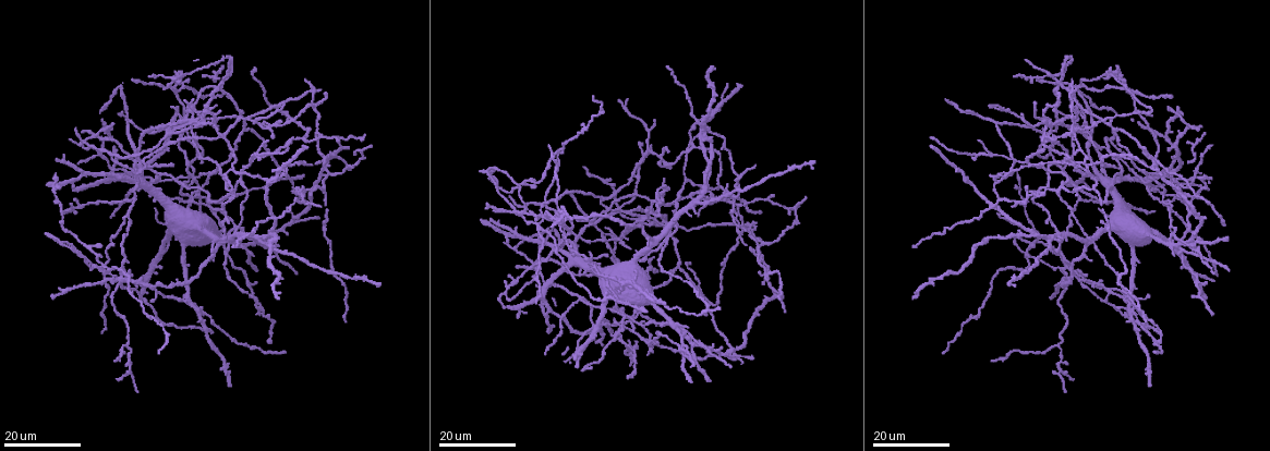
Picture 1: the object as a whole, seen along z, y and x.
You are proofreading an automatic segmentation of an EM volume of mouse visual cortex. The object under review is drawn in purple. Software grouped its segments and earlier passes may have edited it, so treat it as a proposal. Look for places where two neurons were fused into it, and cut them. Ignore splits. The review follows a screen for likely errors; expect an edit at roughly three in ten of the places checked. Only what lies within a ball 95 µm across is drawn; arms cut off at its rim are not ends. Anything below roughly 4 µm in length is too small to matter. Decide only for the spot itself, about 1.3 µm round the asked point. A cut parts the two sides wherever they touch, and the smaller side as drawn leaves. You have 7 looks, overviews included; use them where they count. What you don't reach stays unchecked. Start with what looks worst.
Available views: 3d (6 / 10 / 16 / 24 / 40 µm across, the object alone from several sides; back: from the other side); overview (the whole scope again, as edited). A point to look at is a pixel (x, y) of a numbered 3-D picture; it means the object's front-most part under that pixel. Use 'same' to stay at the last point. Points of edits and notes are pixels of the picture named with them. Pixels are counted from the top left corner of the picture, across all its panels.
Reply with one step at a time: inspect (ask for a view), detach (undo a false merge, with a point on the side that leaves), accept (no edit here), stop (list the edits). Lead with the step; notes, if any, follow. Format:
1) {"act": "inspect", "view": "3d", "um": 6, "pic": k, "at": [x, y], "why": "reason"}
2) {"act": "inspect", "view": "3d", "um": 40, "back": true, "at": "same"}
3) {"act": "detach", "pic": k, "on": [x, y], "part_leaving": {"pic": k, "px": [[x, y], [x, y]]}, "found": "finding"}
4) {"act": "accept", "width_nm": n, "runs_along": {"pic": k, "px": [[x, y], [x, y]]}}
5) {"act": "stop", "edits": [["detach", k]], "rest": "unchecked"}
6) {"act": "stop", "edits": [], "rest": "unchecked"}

{"act": "inspect", "view": "3d", "um": 24, "pic": 1, "at": [190, 203], "why": "four arms meet"}

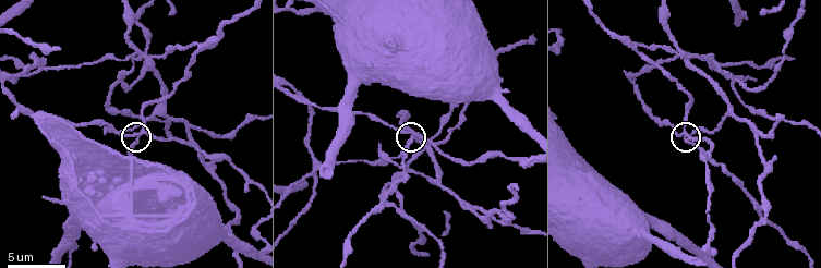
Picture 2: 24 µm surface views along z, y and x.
{"act": "inspect", "view": "3d", "um": 10, "pic": 2, "at": [683, 137]}

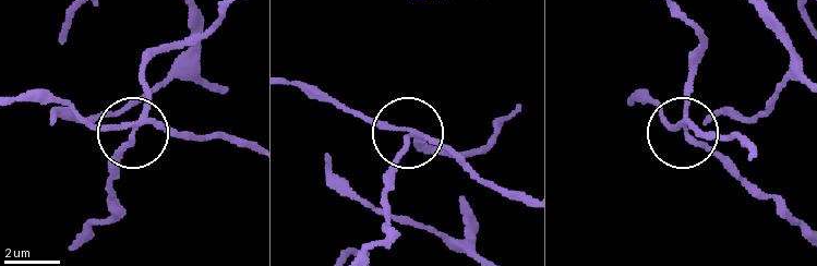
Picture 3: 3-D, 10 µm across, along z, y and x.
{"act": "accept", "runs_along": {"pic": 3, "px": [[247, 146], [148, 124], [122, 155], [120, 174]]}, "found": "one neuron here"}

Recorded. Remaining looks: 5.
{"act": "inspect", "view": "3d", "um": 16, "pic": 1, "at": [1124, 158], "why": "looks like a crossing"}

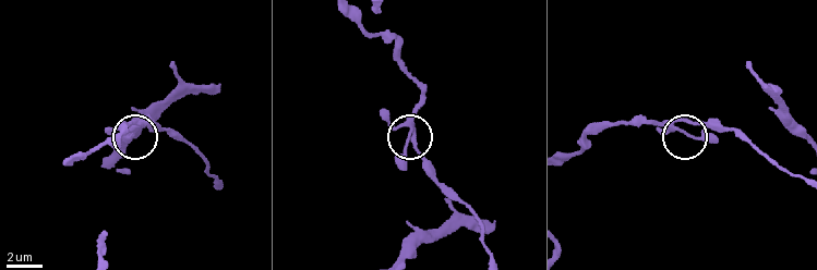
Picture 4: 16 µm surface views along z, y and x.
{"act": "inspect", "view": "3d", "um": 10, "pic": 4, "at": [410, 132], "why": "zoom in"}

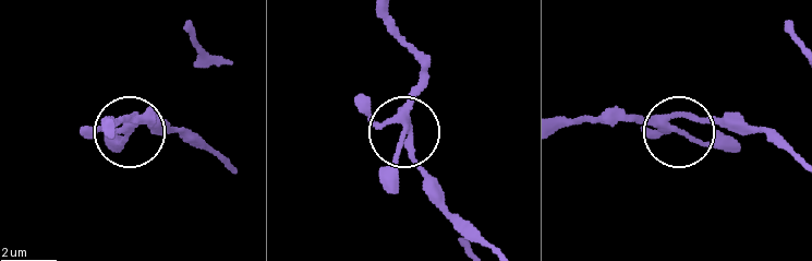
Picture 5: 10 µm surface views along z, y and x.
{"act": "accept", "arms": 4, "found": "continuous, no second neuron"}

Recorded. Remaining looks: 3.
{"act": "inspect", "view": "3d", "um": 16, "pic": 1, "at": [579, 273], "why": "branch point"}

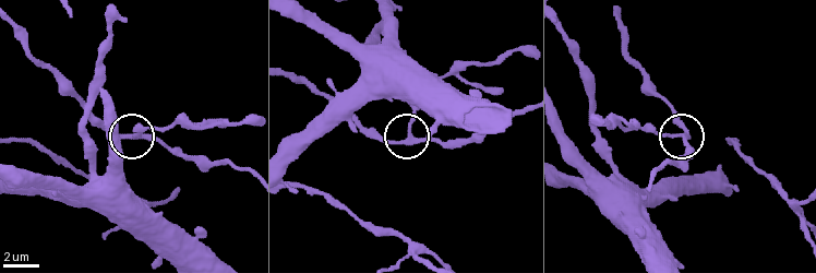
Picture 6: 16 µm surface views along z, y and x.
{"act": "inspect", "view": "3d", "um": 10, "pic": 6, "at": [133, 135], "why": "zoom in"}

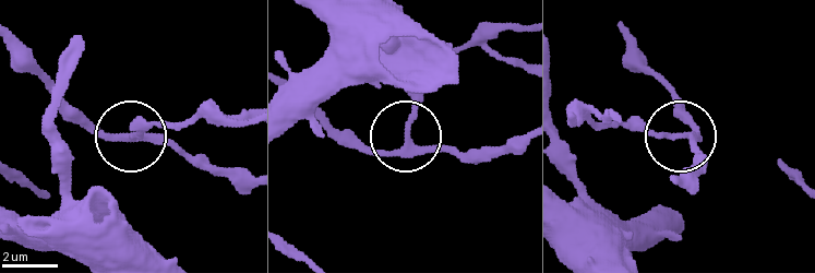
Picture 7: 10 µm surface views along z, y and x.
{"act": "accept", "width_nm": 220, "runs_along": {"pic": 7, "px": [[15, 50], [107, 133], [135, 135], [147, 123]]}, "found": "one neuron here"}

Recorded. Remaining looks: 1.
{"act": "stop", "edits": [], "rest": "unchecked"}

